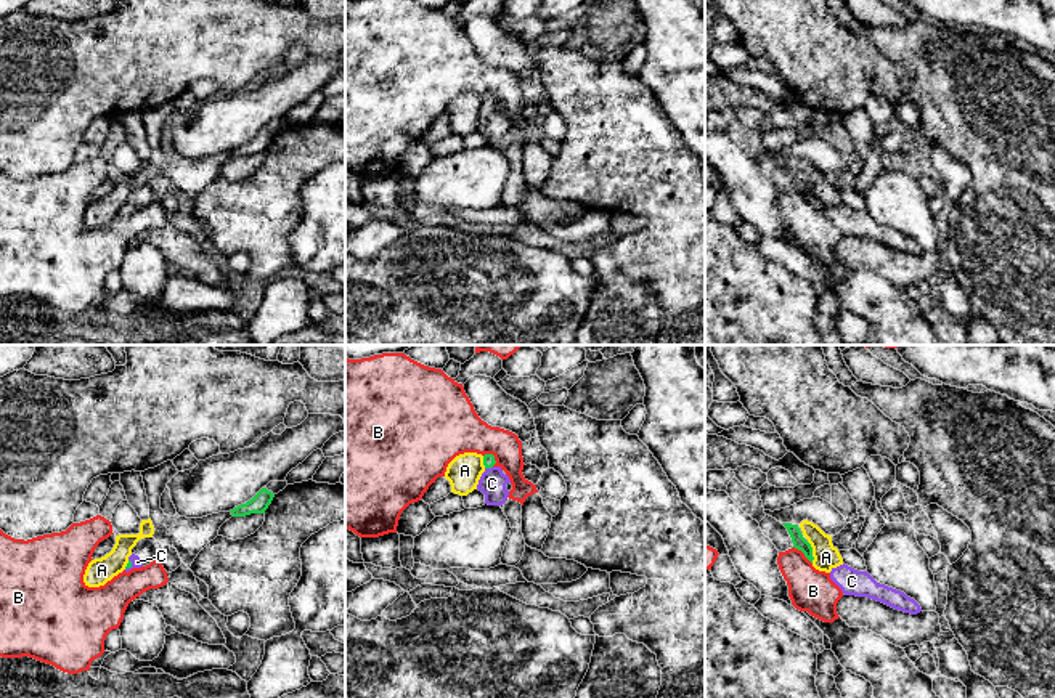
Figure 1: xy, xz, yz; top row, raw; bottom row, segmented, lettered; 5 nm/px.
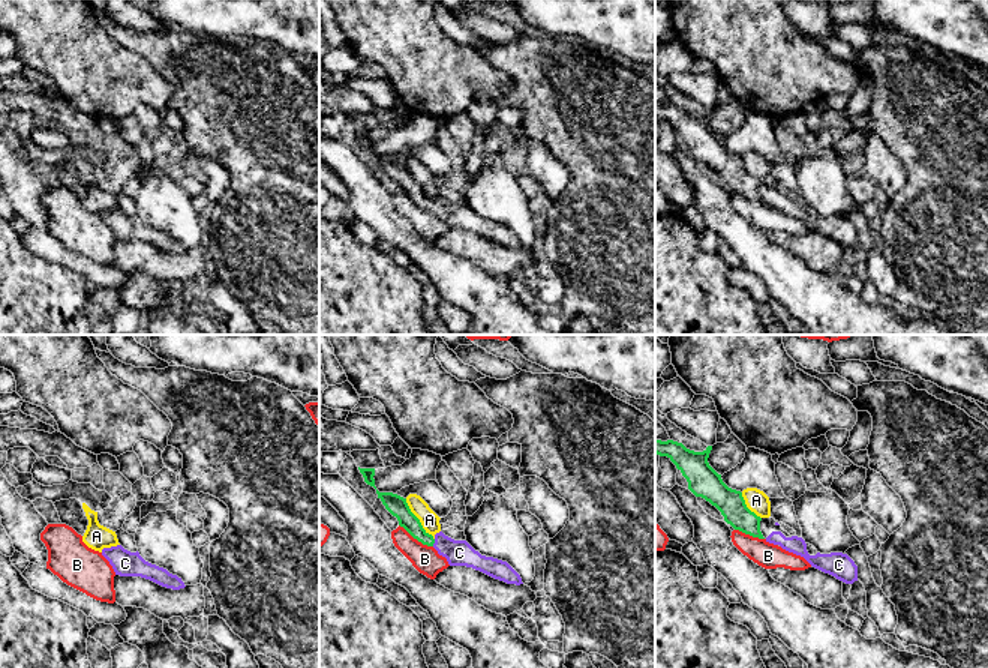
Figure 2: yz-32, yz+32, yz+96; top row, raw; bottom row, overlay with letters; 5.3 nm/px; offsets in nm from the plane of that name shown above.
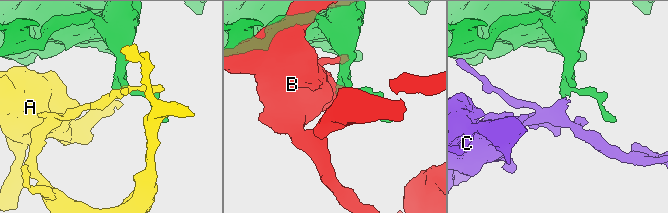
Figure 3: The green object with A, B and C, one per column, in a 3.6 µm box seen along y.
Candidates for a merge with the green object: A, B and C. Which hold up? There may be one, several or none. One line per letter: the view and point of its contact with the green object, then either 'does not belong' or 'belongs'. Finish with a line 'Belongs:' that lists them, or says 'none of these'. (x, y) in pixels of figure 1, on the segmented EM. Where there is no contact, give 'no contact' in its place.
A: yz (811, 552) | does not belong
B: yz (803, 552) | does not belong
C: xy (130, 565) | belongs
Belongs: C

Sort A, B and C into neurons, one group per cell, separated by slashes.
A / B / C

